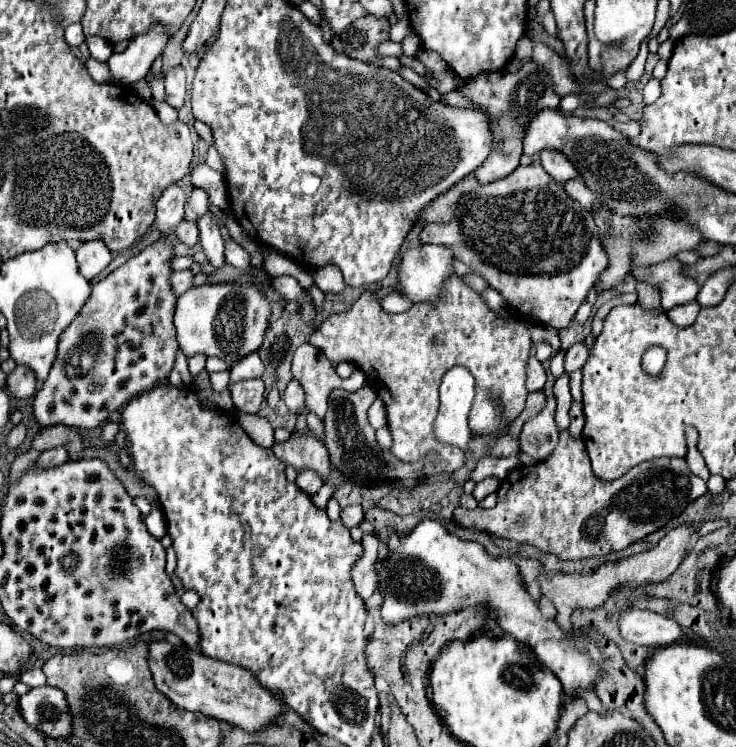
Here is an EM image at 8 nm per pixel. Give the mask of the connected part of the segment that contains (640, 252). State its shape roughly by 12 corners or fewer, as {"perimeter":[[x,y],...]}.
{"perimeter":[[620,217],[604,237],[616,287],[638,265],[692,251],[700,231],[674,217]]}

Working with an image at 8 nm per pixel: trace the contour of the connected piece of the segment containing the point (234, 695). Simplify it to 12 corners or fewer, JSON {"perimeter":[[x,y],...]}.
{"perimeter":[[186,643],[148,645],[176,707],[256,731],[284,701]]}

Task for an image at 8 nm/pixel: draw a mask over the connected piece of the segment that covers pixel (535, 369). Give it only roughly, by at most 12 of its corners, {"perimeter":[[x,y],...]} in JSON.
{"perimeter":[[536,357],[526,365],[526,389],[540,391],[546,371]]}

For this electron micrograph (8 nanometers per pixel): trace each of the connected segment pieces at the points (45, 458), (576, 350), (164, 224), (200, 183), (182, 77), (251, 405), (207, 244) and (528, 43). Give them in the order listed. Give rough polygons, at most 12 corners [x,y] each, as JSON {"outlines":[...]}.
{"outlines":[[[66,447],[44,451],[38,457],[42,467],[60,465],[70,459]],[[576,343],[566,351],[566,373],[584,367],[588,347]],[[172,183],[158,199],[154,225],[166,235],[184,219],[184,191]],[[198,165],[190,183],[208,193],[210,203],[230,213],[224,175]],[[186,71],[164,75],[166,101],[180,109],[186,97]],[[262,379],[230,387],[238,411],[258,413],[264,399]],[[212,215],[198,219],[208,261],[224,265],[224,241]],[[522,37],[516,45],[516,59],[532,57],[532,39]]]}

